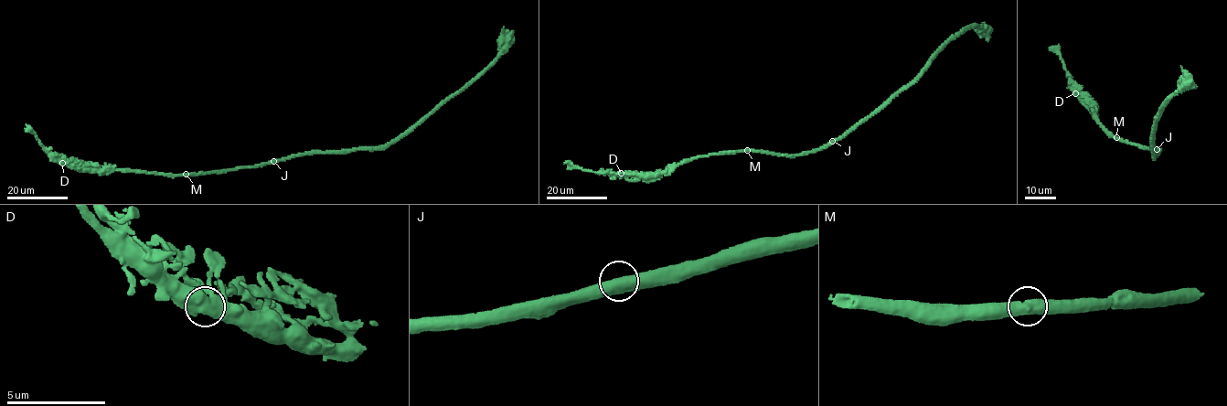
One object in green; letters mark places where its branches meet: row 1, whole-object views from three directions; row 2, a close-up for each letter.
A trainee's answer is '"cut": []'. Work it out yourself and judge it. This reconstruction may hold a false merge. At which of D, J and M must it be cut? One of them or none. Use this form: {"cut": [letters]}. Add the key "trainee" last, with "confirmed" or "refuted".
{"cut": [], "trainee": "confirmed"}

